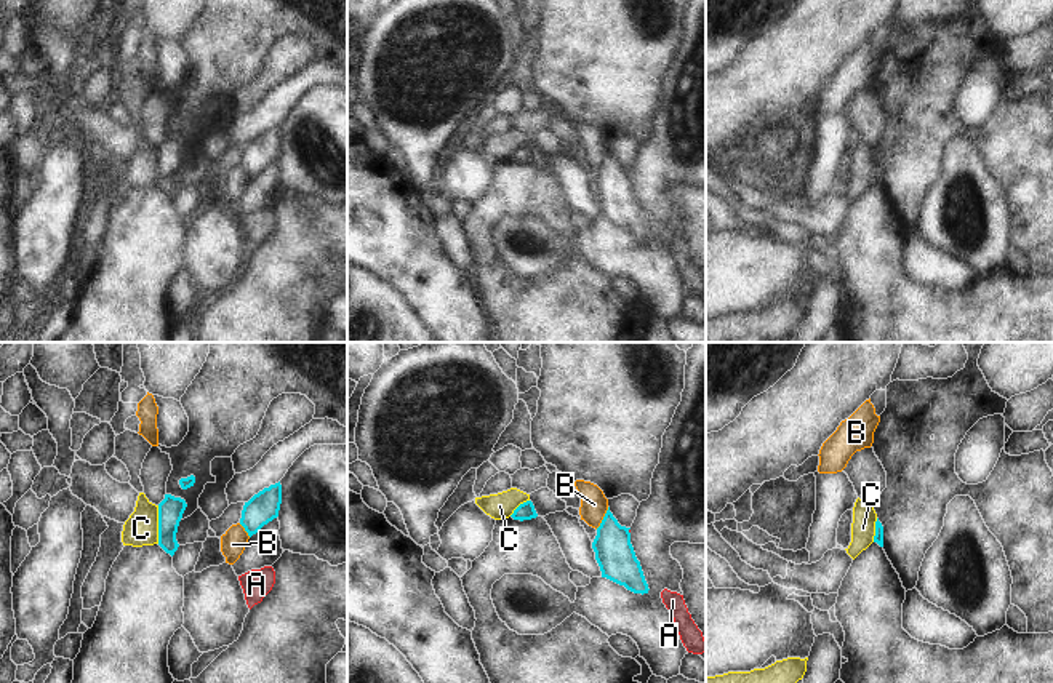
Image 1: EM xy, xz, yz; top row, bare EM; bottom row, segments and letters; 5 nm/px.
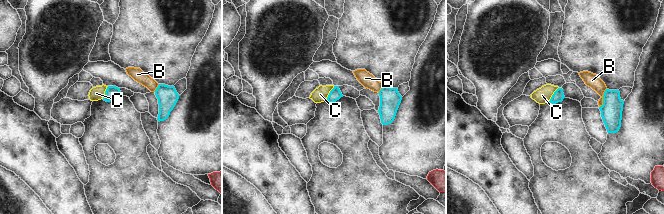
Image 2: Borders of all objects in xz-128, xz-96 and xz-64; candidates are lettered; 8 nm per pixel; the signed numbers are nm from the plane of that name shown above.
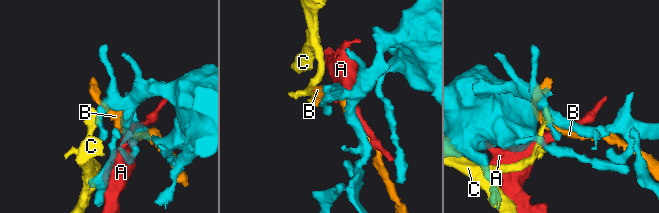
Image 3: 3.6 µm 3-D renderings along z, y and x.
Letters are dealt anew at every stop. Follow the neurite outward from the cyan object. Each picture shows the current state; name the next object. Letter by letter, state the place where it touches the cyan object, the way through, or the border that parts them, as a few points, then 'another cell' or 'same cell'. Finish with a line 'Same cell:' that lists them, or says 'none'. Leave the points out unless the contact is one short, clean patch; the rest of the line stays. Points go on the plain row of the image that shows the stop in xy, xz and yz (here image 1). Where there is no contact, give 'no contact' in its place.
A: xz (628, 173) | along xz (629, 170), (629, 175) | another cell
B: xz (604, 160) | another cell
C: xy (159, 167) | along xy (157, 147), (159, 184) | another cell
Same cell: none

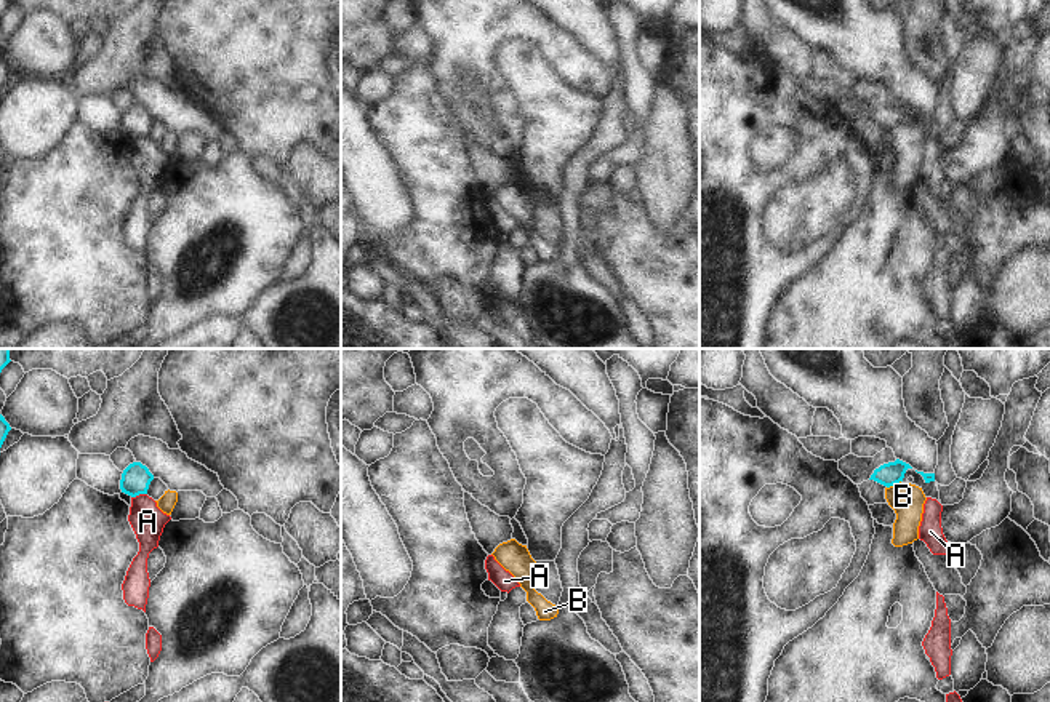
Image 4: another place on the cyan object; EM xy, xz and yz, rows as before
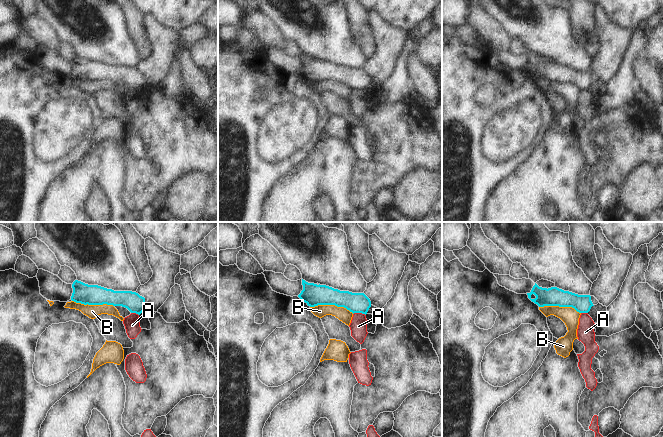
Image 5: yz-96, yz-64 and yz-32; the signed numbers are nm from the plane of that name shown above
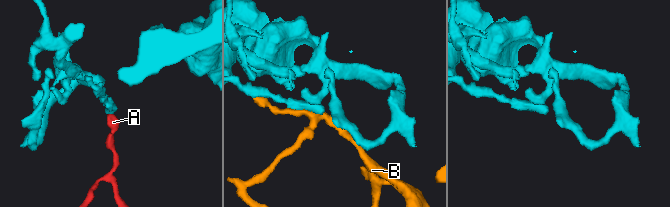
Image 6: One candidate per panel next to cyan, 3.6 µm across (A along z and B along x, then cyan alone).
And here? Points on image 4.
A: xy (138, 136) | another cell
B: yz (893, 125) | another cell
Same cell: none

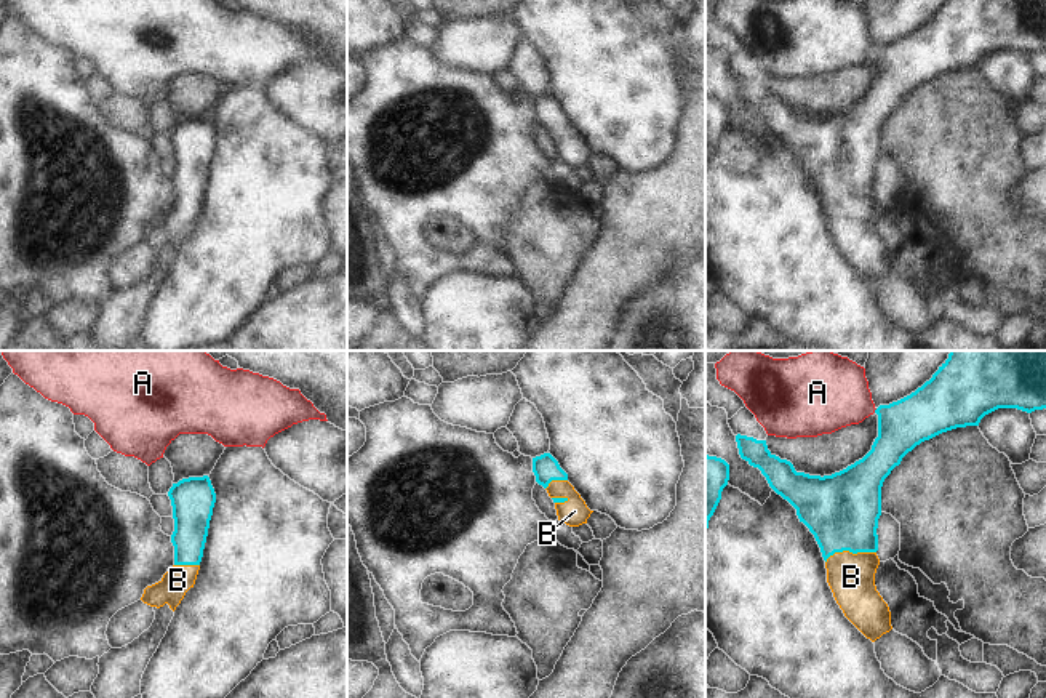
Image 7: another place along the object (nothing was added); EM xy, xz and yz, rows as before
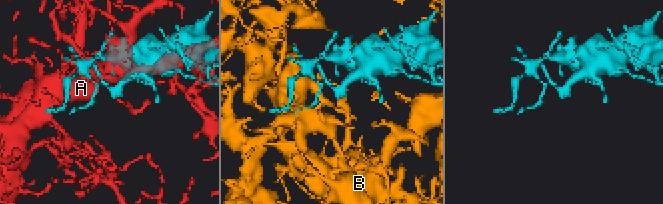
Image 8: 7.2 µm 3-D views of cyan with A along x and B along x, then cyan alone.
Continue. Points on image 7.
A: yz (875, 52) | another cell
B: yz (850, 192) | across yz (842, 152), (850, 192), (851, 218) | same cell
Same cell: B

